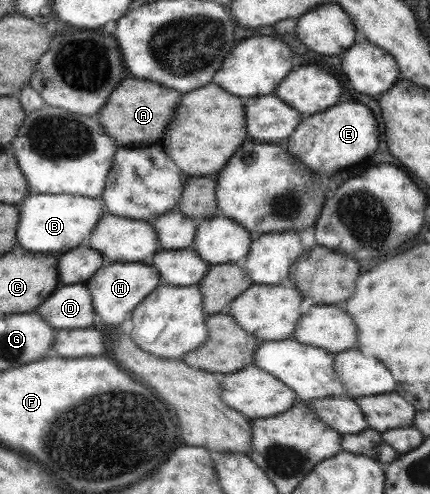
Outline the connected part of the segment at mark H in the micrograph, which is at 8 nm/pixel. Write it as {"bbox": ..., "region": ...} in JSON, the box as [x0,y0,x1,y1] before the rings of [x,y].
{"bbox":[84,262,161,327],"region":[[[112,262],[98,268],[84,283],[92,298],[93,325],[95,327],[126,326],[133,308],[161,283],[156,269],[147,263]]]}

